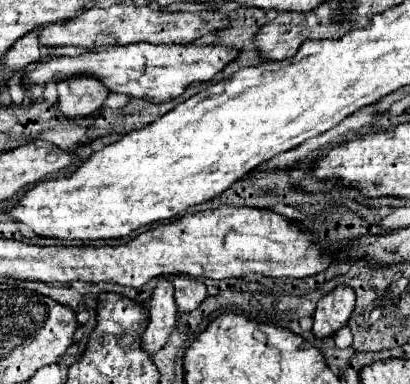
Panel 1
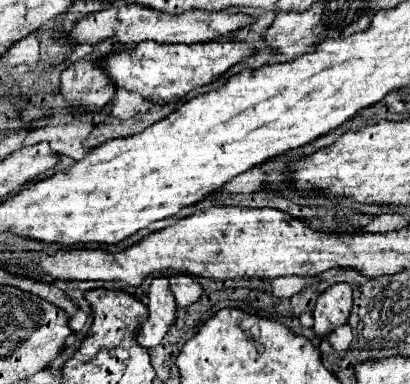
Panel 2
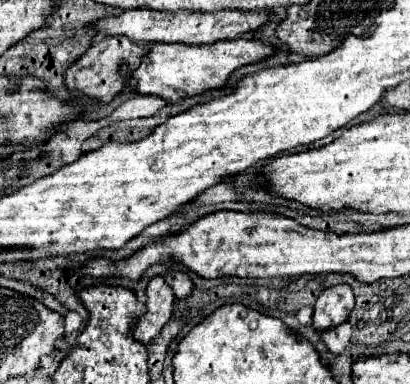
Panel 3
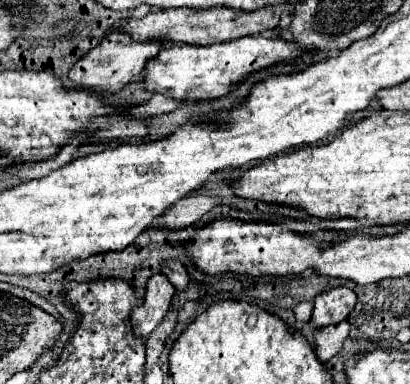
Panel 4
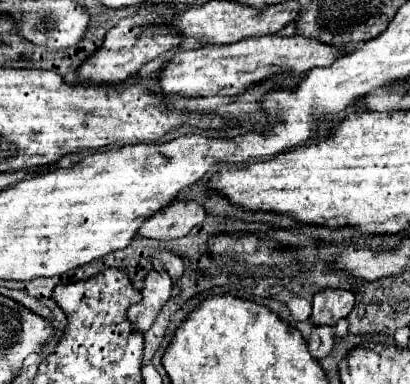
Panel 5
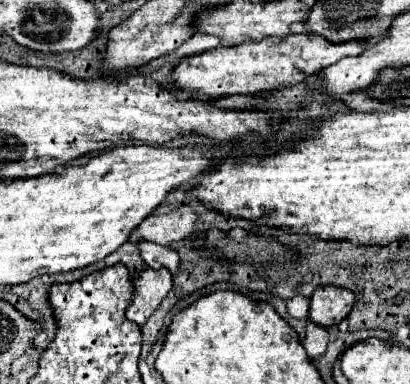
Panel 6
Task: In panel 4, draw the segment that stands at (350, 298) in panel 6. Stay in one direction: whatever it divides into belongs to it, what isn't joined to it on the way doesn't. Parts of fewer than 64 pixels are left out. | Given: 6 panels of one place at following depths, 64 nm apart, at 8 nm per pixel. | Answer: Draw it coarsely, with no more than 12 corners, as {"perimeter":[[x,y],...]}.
{"perimeter":[[350,288],[316,296],[310,322],[314,328],[348,318],[356,294]]}

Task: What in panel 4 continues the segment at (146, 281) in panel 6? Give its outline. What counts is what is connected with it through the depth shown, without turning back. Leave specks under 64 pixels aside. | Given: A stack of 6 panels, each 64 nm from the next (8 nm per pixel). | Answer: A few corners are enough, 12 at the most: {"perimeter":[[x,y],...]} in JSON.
{"perimeter":[[164,274],[146,282],[144,304],[130,314],[136,336],[146,338],[164,318],[176,288]]}

